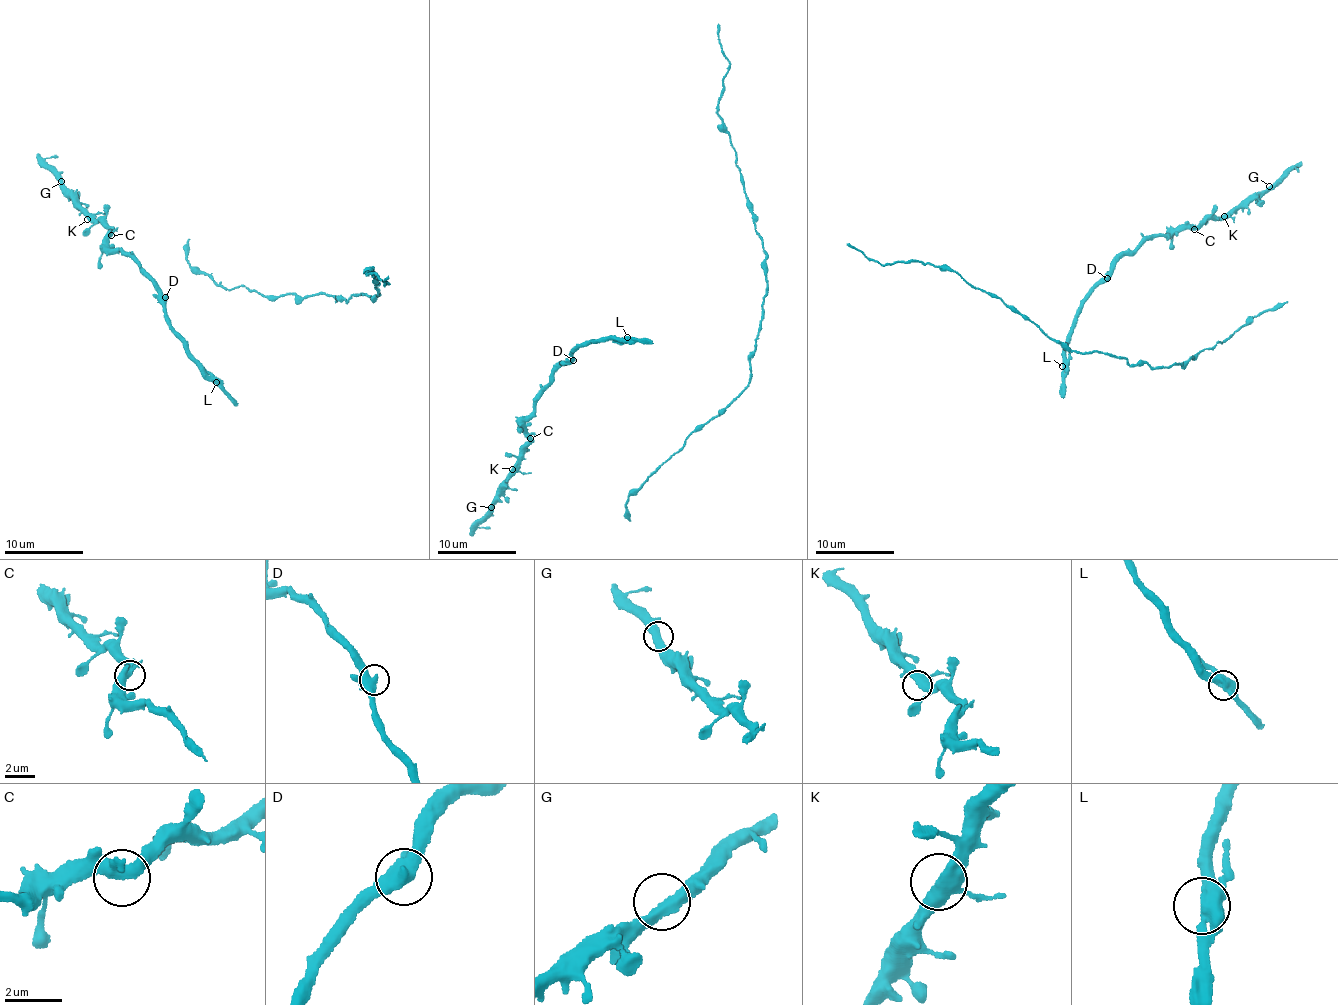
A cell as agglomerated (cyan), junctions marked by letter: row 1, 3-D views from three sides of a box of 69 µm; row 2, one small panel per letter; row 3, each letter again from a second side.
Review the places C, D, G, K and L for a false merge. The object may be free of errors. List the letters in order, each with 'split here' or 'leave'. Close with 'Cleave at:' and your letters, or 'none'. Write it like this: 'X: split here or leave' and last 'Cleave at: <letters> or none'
C: leave
D: leave
G: leave
K: leave
L: leave
Cleave at: none

